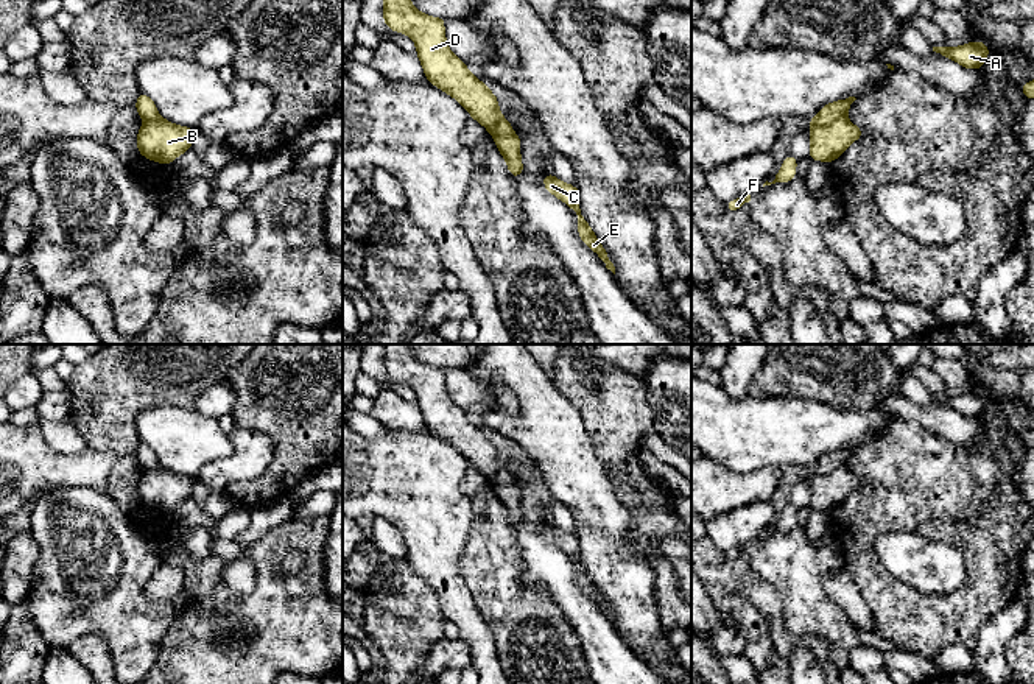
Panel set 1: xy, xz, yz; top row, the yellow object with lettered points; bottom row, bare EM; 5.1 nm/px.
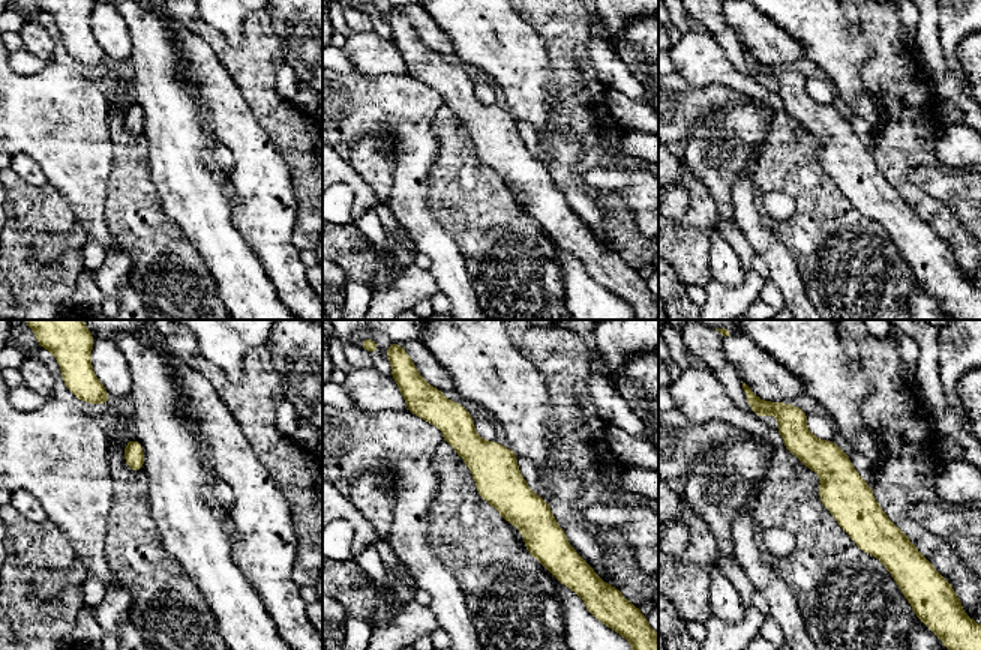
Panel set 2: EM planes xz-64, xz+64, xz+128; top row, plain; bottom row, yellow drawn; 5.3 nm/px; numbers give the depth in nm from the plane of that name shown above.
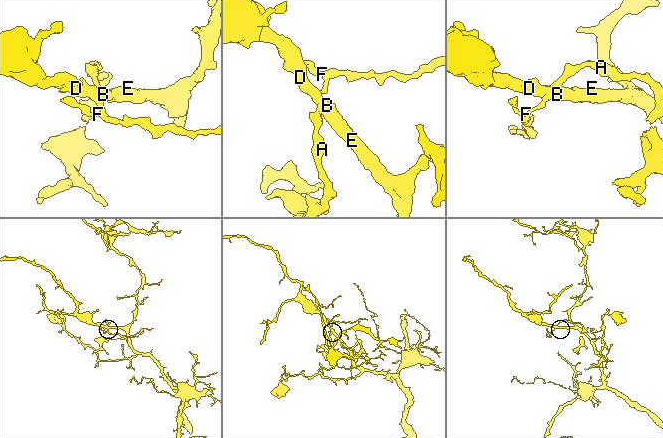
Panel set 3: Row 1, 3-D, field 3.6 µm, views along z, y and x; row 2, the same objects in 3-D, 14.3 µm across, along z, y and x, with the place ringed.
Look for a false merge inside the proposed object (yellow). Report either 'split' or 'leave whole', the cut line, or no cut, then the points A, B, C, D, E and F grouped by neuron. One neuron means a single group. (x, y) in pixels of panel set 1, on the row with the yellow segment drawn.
split | xz (502, 117), (495, 137) | A / B C D E F

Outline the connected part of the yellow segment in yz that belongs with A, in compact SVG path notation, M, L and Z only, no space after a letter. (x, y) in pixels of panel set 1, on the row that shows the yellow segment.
M975 41L950 50L944 44L939 47L933 47L933 51L956 61L965 69L978 70L981 65L984 65L989 56L989 45L983 44L981 41Z

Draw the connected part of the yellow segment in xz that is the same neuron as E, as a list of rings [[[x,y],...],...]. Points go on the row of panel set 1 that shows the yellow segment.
[[[553,173],[545,175],[542,182],[543,182],[543,187],[550,193],[553,193],[556,198],[559,198],[561,201],[564,201],[567,206],[570,206],[573,209],[573,212],[578,217],[579,238],[586,243],[587,248],[593,249],[598,254],[598,257],[603,260],[606,268],[615,274],[615,266],[610,262],[604,246],[598,242],[592,227],[587,224],[586,218],[581,212],[578,187],[556,179]]]

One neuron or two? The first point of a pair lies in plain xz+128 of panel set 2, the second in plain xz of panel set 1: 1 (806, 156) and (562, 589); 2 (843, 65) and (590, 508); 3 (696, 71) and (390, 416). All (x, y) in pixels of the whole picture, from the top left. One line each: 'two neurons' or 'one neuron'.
1: two neurons
2: one neuron
3: one neuron

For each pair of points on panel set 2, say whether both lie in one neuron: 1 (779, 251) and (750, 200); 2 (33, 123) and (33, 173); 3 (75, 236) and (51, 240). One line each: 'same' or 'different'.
1: same
2: different
3: same

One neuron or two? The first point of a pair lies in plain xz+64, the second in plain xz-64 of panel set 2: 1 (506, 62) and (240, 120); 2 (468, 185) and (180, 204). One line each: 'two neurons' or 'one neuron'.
1: one neuron
2: two neurons

